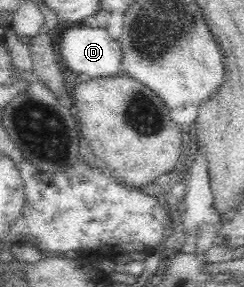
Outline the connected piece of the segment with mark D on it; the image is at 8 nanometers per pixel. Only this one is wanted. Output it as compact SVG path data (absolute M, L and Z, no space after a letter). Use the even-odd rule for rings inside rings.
M67 25L67 30L60 36L60 54L68 66L68 74L86 74L93 78L118 76L121 70L122 51L120 43L112 39L107 29L99 26L90 27Z

